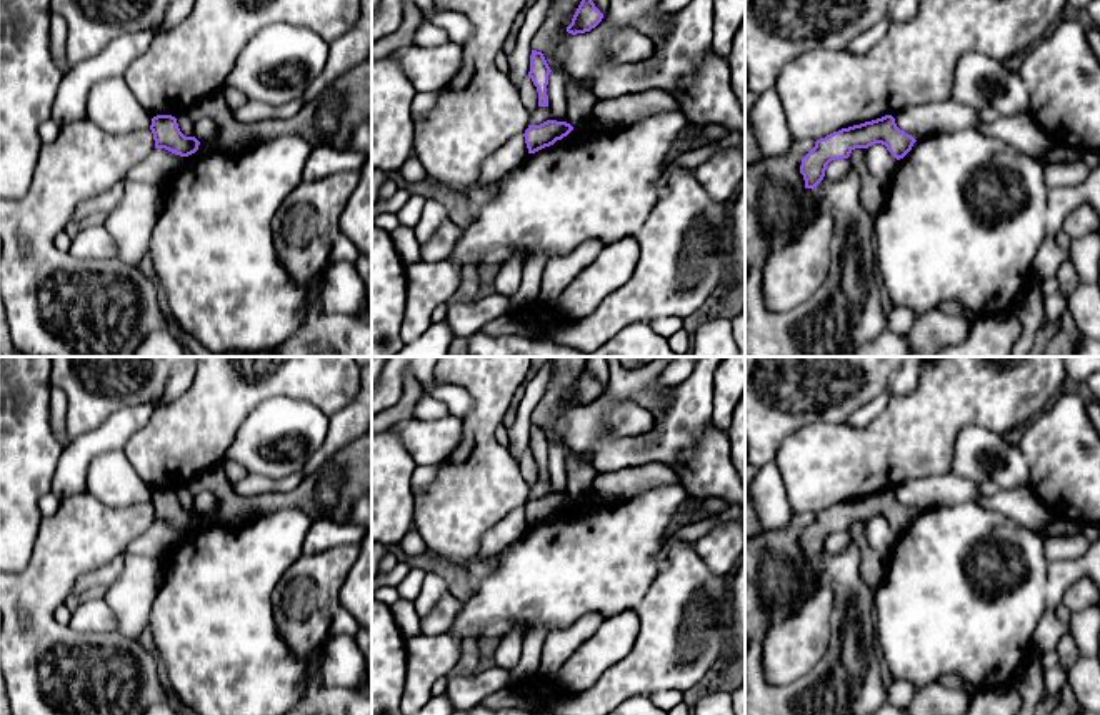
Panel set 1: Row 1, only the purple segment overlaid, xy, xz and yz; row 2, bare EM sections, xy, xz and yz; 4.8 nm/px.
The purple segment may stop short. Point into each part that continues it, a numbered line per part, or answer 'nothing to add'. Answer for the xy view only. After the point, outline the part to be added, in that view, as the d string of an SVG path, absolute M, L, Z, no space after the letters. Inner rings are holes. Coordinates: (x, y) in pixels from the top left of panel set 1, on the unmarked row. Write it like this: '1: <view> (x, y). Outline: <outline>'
nothing to add

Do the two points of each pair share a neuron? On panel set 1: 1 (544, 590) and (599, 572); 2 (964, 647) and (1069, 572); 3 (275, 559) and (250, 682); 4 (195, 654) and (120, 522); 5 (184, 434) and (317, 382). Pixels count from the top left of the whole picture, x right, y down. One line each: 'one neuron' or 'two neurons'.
1: one neuron
2: two neurons
3: one neuron
4: two neurons
5: one neuron

